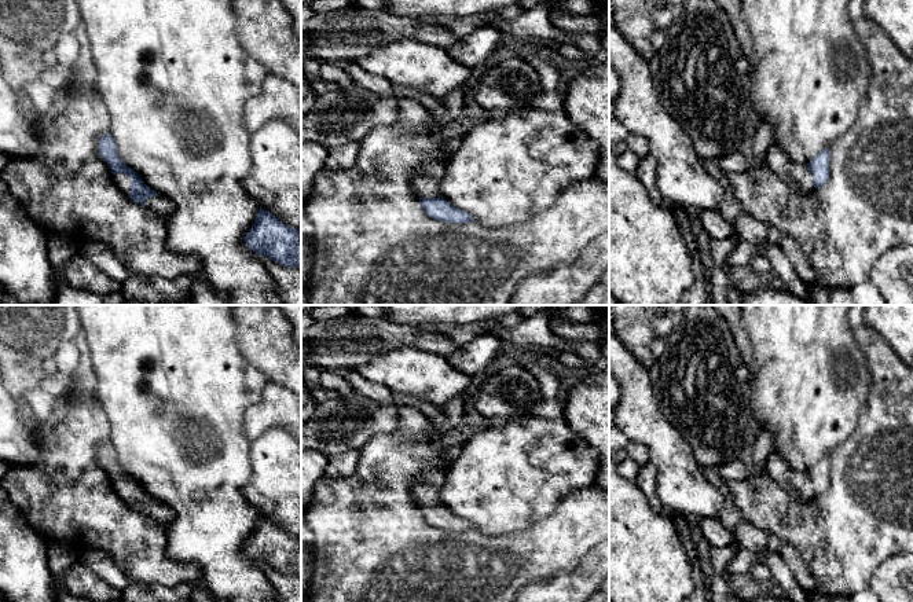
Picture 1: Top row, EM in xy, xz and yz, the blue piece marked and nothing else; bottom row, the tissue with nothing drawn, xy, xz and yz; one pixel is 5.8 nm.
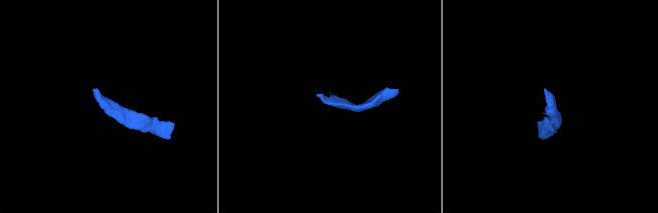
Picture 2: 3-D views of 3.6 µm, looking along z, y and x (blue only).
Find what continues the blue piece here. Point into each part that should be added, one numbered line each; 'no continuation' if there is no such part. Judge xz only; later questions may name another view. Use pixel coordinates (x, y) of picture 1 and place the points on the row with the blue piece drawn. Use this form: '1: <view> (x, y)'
1: xz (425, 182)

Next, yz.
1: yz (798, 176)

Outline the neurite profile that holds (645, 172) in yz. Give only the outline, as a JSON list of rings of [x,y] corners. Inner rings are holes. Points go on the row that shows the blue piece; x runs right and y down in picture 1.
[[[649,154],[641,159],[641,164],[635,170],[635,175],[639,179],[644,188],[646,190],[650,199],[653,201],[653,203],[661,205],[664,198],[656,186],[656,169],[656,158],[652,154]]]

